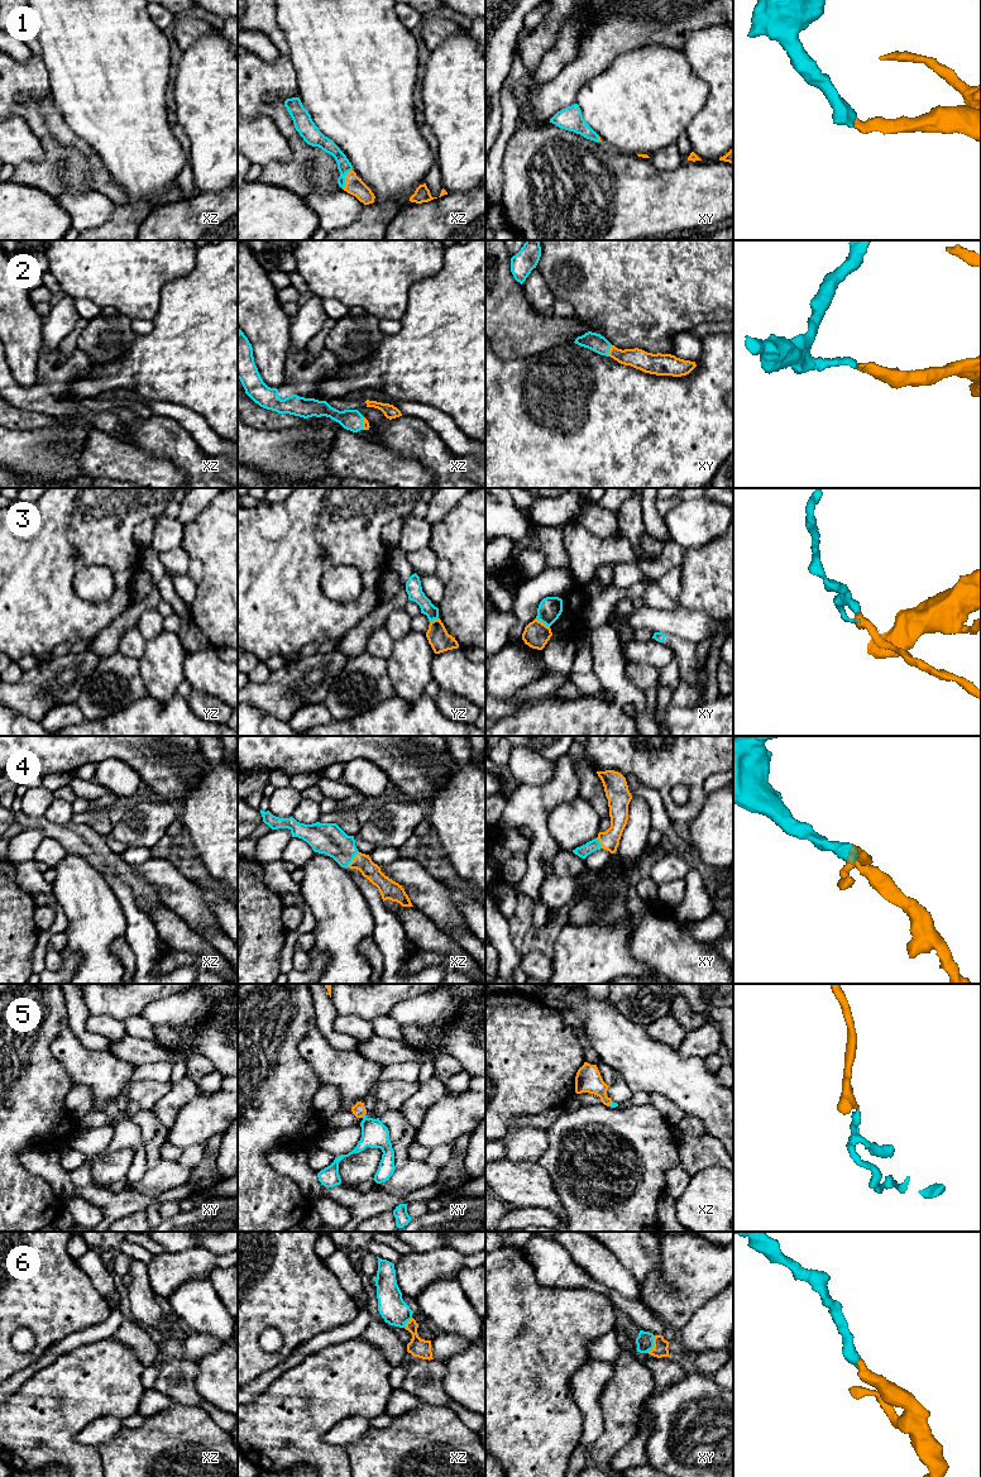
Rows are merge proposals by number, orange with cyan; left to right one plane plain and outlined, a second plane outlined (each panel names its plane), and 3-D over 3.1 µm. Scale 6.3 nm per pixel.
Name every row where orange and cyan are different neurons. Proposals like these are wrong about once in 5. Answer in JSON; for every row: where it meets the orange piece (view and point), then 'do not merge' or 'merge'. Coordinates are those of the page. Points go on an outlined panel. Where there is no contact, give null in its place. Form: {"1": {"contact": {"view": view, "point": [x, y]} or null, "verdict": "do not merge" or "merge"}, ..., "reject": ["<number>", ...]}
{"1": {"contact": {"view": "xz", "point": [345, 178]}, "verdict": "merge"}, "2": {"contact": {"view": "xy", "point": [609, 350]}, "verdict": "merge"}, "3": {"contact": {"view": "xy", "point": [541, 622]}, "verdict": "merge"}, "4": {"contact": {"view": "xz", "point": [353, 859]}, "verdict": "merge"}, "5": {"contact": {"view": "xy", "point": [363, 1115]}, "verdict": "merge"}, "6": {"contact": {"view": "xy", "point": [654, 1344]}, "verdict": "merge"}, "reject": []}

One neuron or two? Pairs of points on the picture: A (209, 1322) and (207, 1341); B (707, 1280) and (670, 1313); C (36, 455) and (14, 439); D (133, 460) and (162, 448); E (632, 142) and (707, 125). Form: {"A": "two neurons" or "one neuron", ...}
{"A": "two neurons", "B": "one neuron", "C": "one neuron", "D": "two neurons", "E": "two neurons"}

